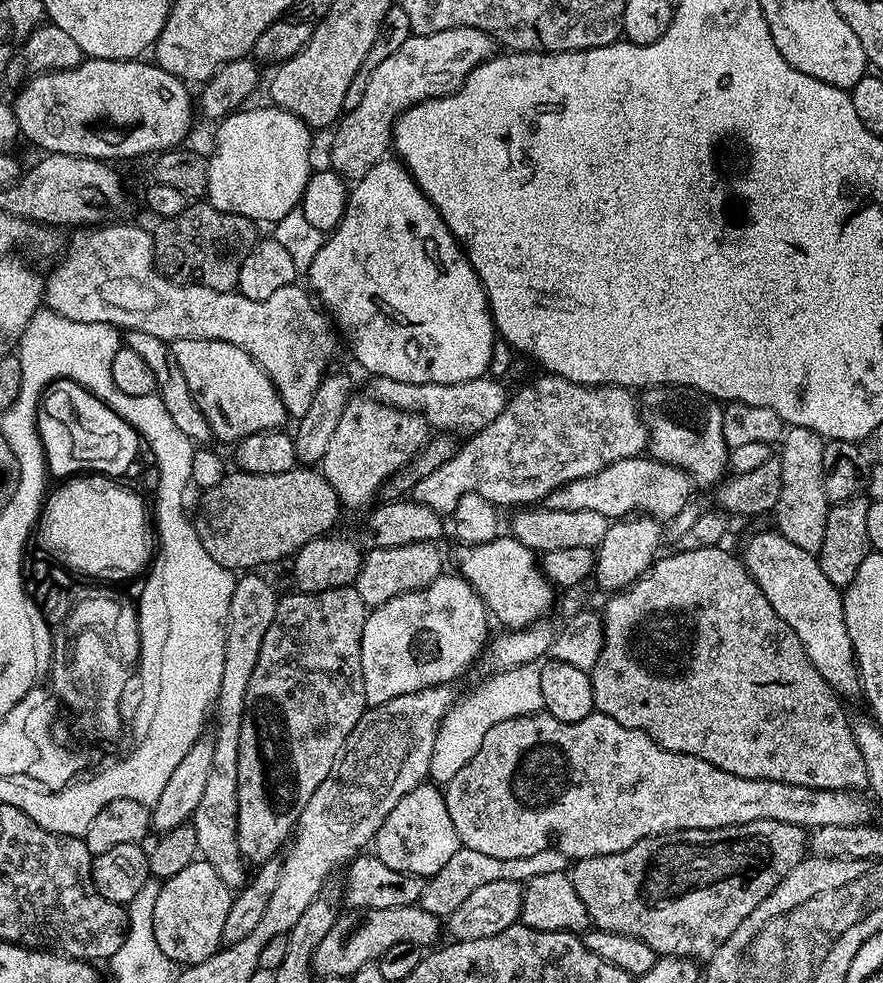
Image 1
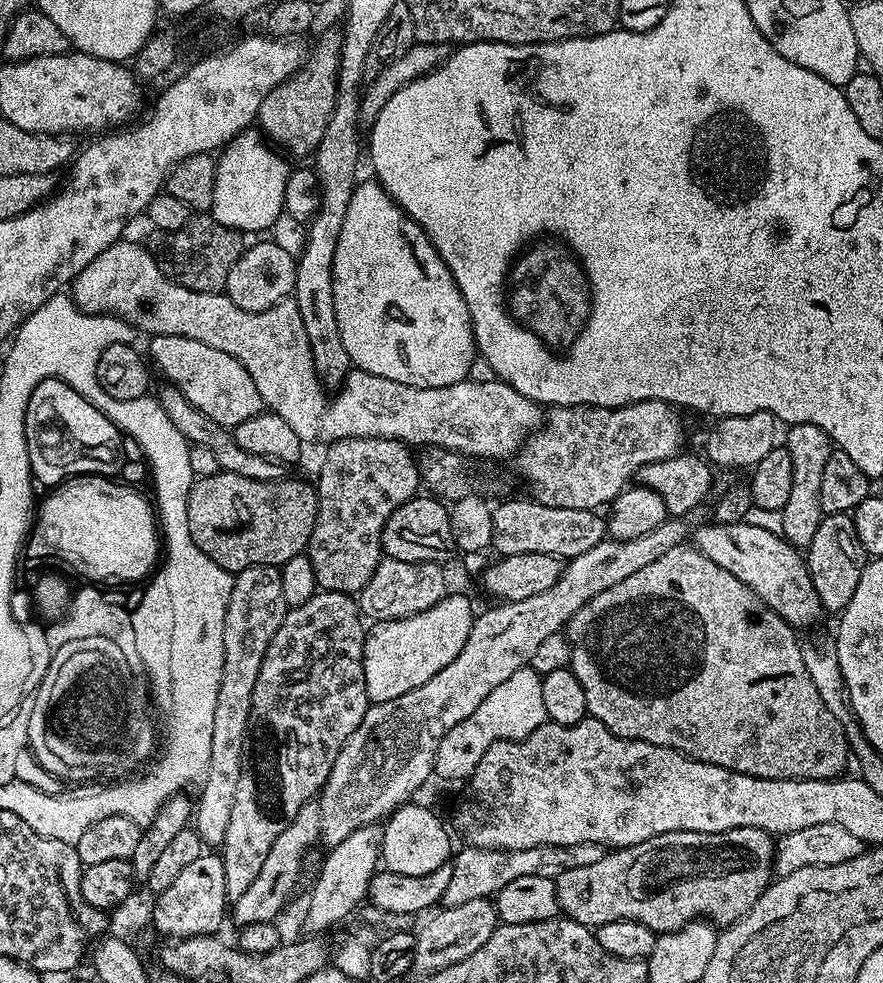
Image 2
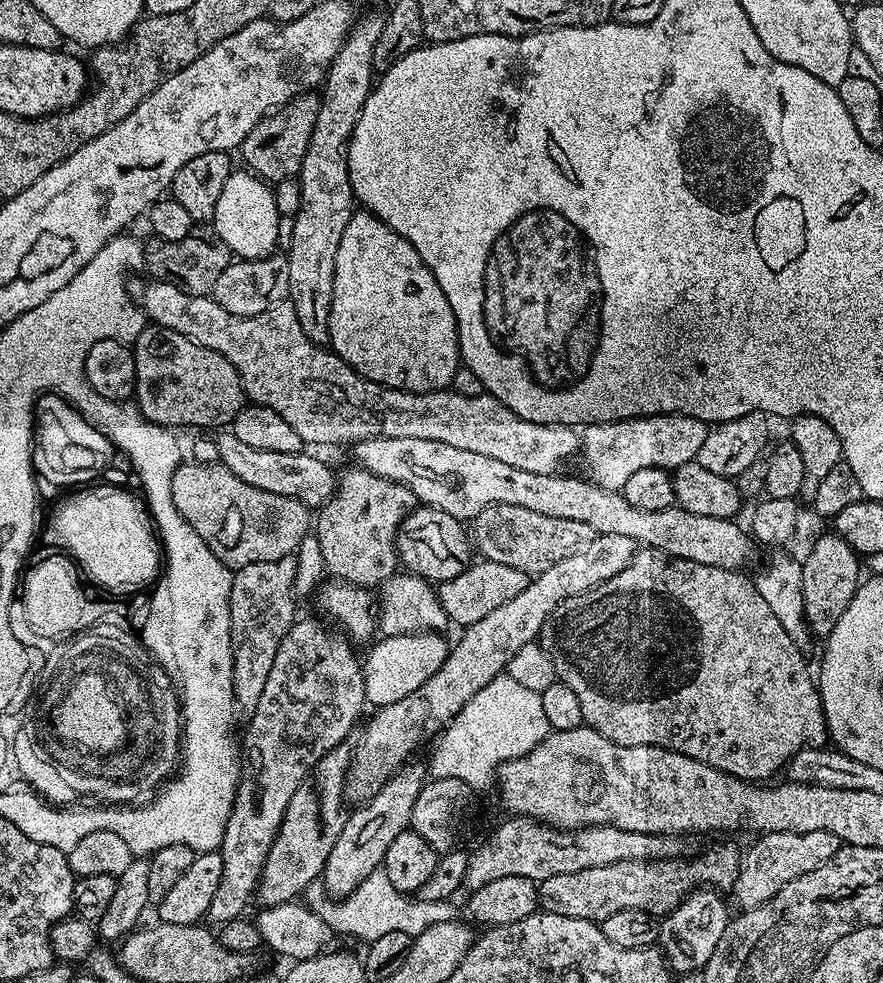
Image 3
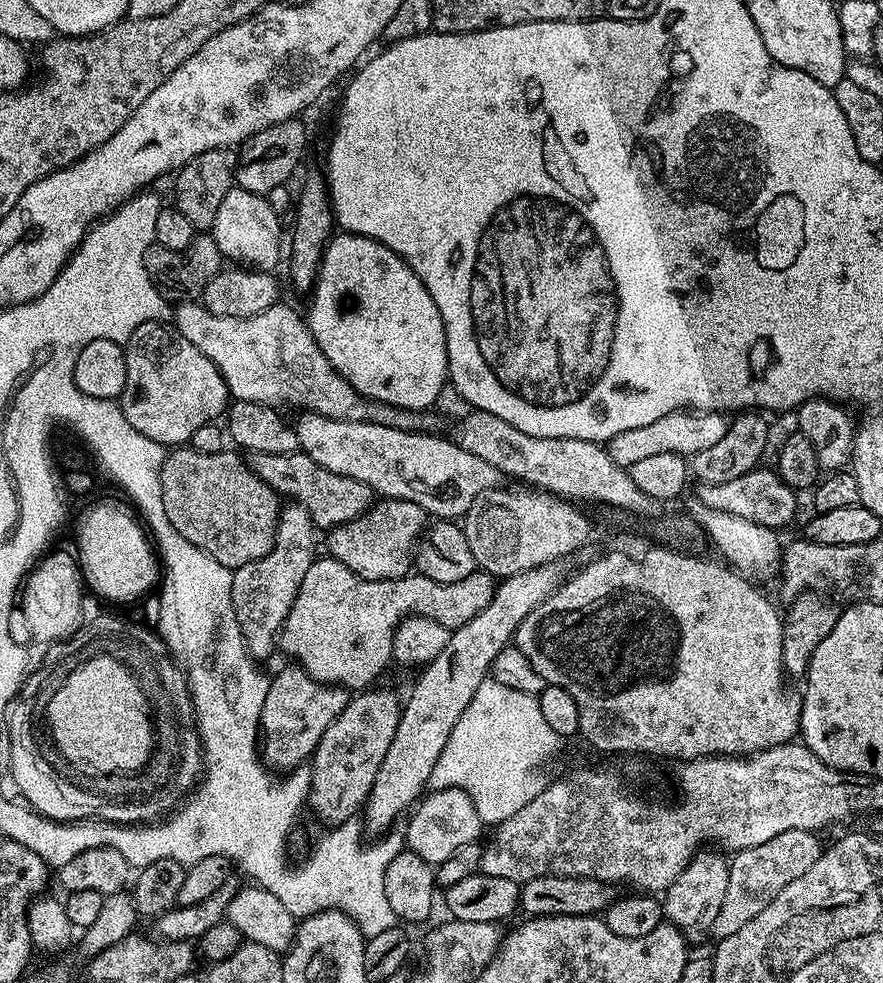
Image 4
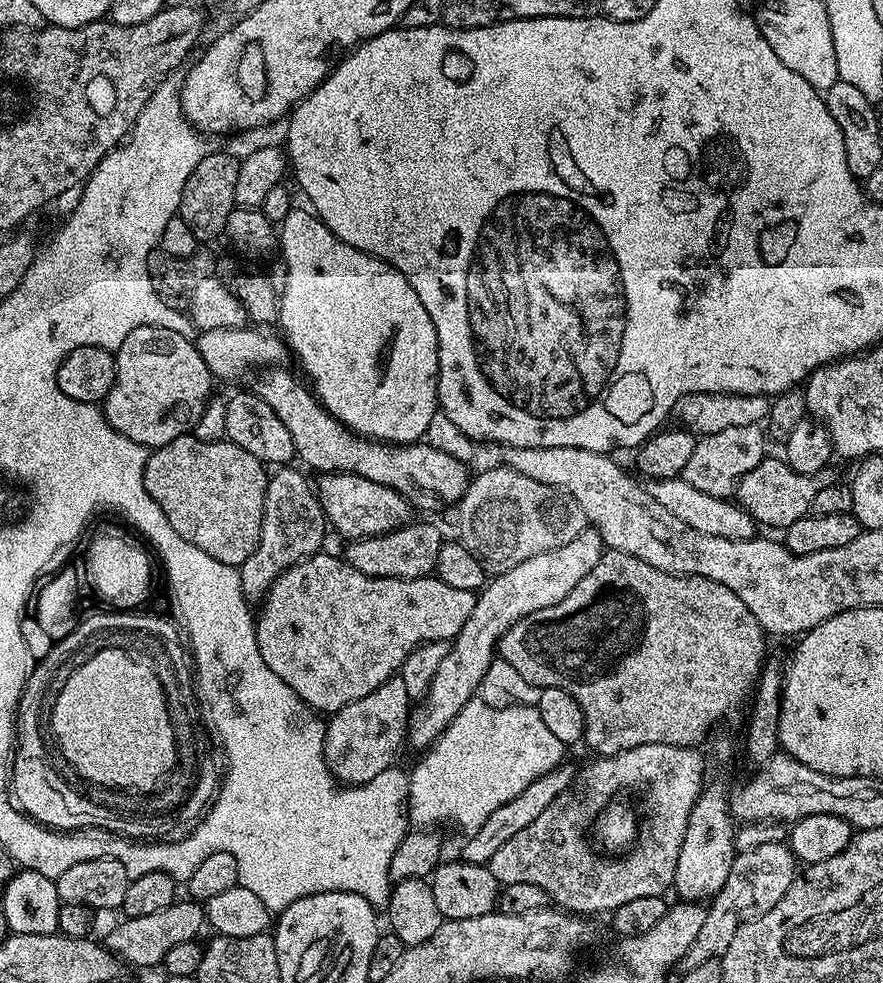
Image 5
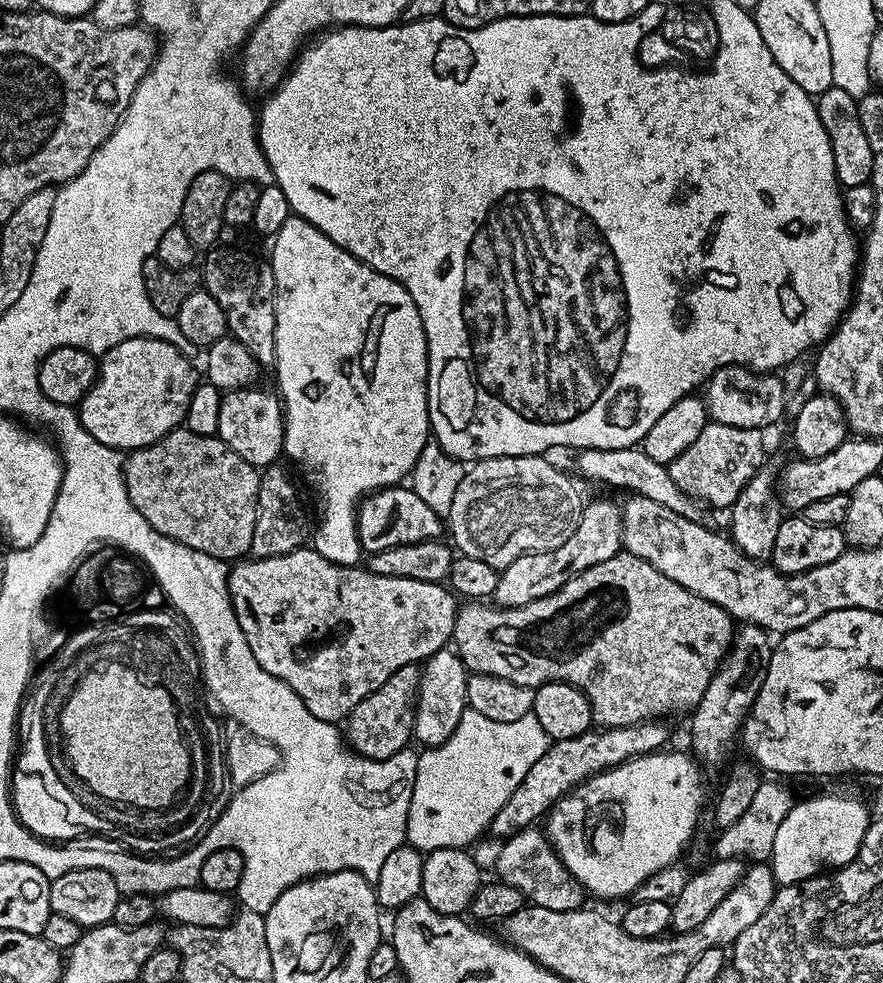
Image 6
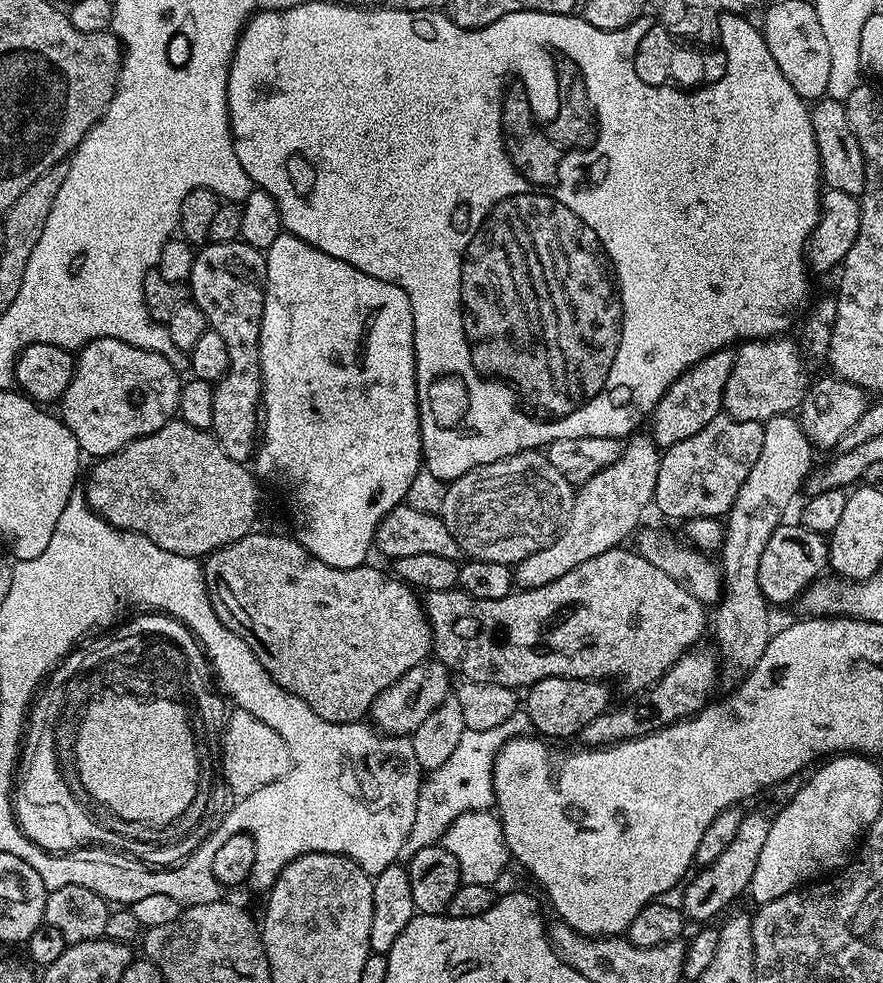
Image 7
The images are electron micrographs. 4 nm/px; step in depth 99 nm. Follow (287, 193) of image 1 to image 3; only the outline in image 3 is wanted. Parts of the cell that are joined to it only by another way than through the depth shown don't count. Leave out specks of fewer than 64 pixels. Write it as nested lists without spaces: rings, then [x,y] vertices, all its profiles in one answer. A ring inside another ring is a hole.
[[[247,170],[233,171],[226,180],[210,222],[212,230],[239,259],[260,260],[262,257],[273,255],[277,249],[275,246],[282,218],[277,214],[272,188]]]

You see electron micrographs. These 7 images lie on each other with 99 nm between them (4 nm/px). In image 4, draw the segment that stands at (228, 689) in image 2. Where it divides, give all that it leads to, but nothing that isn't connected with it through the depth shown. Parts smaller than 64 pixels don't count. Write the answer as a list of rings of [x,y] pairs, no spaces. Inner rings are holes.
[[[288,502],[281,507],[280,524],[276,527],[274,546],[270,554],[258,558],[254,562],[246,562],[246,566],[235,569],[232,574],[232,601],[234,602],[234,614],[240,623],[242,638],[246,642],[248,652],[252,659],[264,662],[268,655],[278,648],[278,637],[284,631],[284,623],[290,614],[290,606],[294,606],[294,598],[298,594],[298,586],[302,586],[302,578],[306,578],[306,570],[318,559],[316,552],[316,535],[318,529],[312,523],[312,516],[302,505]]]

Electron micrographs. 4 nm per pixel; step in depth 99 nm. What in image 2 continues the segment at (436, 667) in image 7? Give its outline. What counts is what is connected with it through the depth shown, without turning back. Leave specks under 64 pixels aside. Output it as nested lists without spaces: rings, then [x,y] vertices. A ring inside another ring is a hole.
[[[309,802],[294,814],[294,822],[274,838],[274,846],[270,846],[270,854],[266,854],[262,871],[254,878],[254,883],[246,889],[242,898],[231,901],[230,920],[236,926],[250,923],[273,923],[276,915],[288,904],[288,898],[300,880],[300,871],[304,868],[304,859],[308,856],[308,848],[321,843],[320,831],[322,818],[320,817],[319,803]]]

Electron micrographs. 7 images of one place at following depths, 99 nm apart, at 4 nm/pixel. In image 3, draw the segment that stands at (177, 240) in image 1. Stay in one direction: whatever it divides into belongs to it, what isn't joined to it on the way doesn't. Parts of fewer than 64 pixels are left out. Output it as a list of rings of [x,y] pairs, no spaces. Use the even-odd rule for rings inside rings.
[[[193,230],[190,234],[186,234],[186,238],[178,238],[178,242],[166,242],[155,238],[149,241],[144,244],[143,263],[143,267],[148,268],[149,277],[178,286],[191,296],[209,295],[222,275],[222,270],[226,270],[226,266],[234,259],[233,252],[226,242],[222,242],[222,238],[213,230],[207,232]]]

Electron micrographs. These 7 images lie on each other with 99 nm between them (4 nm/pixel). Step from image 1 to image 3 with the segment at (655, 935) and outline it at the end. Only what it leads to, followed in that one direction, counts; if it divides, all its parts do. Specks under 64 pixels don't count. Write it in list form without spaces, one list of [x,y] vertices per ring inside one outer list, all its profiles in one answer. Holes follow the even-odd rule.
[[[712,844],[705,852],[684,859],[623,860],[606,866],[590,866],[590,870],[574,870],[574,874],[554,874],[554,878],[539,881],[539,907],[550,914],[597,922],[610,918],[617,910],[646,910],[654,917],[663,918],[688,895],[703,887],[735,889],[741,849],[732,844]]]

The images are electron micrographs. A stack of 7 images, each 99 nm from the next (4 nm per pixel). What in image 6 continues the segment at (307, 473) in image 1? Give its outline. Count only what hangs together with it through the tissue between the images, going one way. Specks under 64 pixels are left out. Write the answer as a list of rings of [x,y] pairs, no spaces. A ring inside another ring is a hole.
[[[179,427],[158,442],[127,453],[124,462],[124,481],[130,502],[154,526],[158,534],[177,540],[179,544],[202,550],[216,560],[236,562],[247,557],[254,542],[254,522],[258,510],[260,472],[246,458],[234,454],[220,437],[194,434],[189,428]]]

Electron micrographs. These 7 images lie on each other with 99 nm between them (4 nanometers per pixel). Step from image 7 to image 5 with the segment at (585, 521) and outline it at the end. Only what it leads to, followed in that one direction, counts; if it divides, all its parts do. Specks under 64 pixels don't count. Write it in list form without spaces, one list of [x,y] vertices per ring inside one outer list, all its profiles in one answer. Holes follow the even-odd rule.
[[[595,528],[584,529],[574,542],[566,546],[558,546],[558,550],[546,550],[546,554],[534,554],[534,558],[526,558],[526,562],[518,562],[514,570],[495,573],[480,589],[476,597],[476,605],[466,618],[466,626],[458,630],[455,640],[451,641],[446,658],[442,658],[437,673],[430,682],[424,699],[411,709],[408,717],[409,745],[427,750],[435,744],[436,739],[454,722],[456,715],[470,702],[478,692],[482,682],[482,674],[490,666],[497,655],[500,639],[510,626],[514,626],[522,618],[534,614],[534,610],[542,610],[546,606],[554,606],[554,602],[562,602],[594,566],[604,557],[606,549],[604,540]]]

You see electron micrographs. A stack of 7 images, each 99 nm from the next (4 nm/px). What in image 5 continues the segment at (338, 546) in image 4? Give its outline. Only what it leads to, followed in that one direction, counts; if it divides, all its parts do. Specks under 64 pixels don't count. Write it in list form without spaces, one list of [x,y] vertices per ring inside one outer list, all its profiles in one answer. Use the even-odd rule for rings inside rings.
[[[413,522],[385,536],[351,541],[344,549],[343,559],[347,560],[350,566],[354,566],[354,570],[367,576],[413,580],[435,573],[441,543],[442,537],[434,525]]]

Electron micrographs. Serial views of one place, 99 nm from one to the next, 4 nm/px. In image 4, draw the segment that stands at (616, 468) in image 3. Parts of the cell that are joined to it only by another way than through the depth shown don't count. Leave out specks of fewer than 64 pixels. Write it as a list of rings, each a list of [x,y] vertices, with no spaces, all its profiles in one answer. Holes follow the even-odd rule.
[[[681,410],[665,414],[663,418],[657,418],[650,422],[650,426],[638,426],[638,430],[626,430],[626,434],[618,434],[614,439],[607,441],[606,447],[610,458],[618,467],[627,470],[634,466],[634,462],[639,462],[642,458],[647,458],[654,454],[678,454],[685,458],[697,456],[702,450],[707,450],[709,446],[714,446],[719,442],[728,429],[730,420],[722,412],[702,412],[699,410]]]

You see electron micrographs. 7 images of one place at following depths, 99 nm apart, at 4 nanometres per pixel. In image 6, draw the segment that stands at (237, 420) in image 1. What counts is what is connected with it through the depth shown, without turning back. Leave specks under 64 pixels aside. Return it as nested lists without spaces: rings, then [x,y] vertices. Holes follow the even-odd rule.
[[[130,338],[118,342],[118,346],[107,349],[99,357],[96,381],[92,389],[80,399],[78,415],[86,434],[94,434],[102,446],[135,450],[158,442],[166,434],[181,427],[190,406],[198,377],[190,361],[181,349],[158,338]]]

